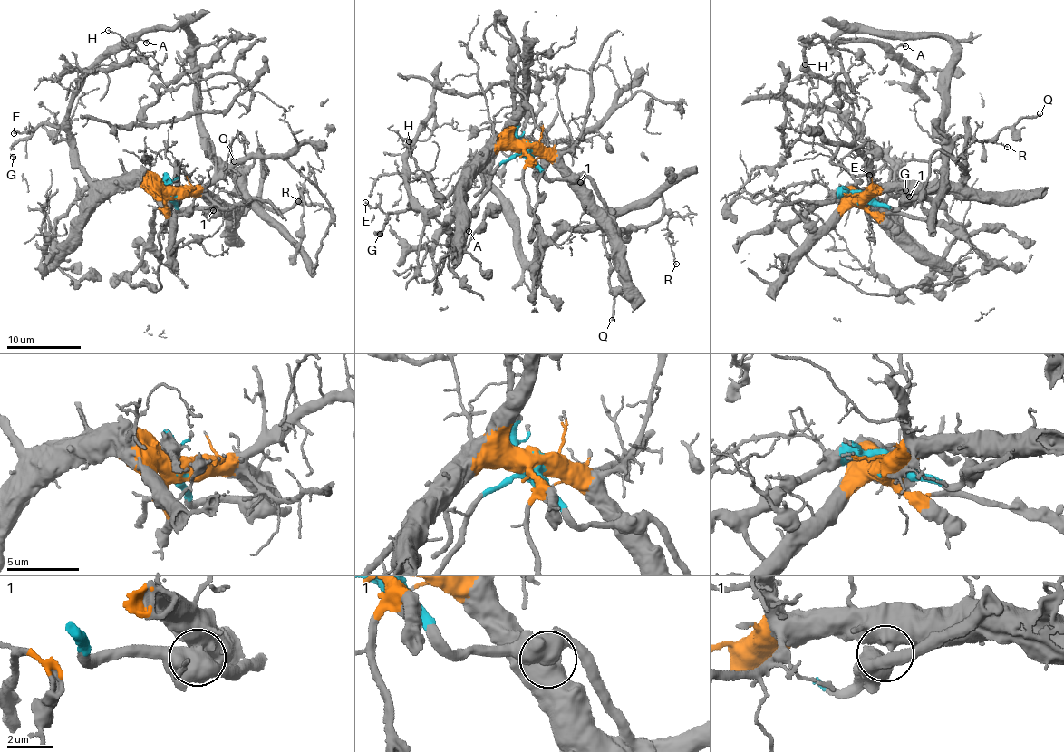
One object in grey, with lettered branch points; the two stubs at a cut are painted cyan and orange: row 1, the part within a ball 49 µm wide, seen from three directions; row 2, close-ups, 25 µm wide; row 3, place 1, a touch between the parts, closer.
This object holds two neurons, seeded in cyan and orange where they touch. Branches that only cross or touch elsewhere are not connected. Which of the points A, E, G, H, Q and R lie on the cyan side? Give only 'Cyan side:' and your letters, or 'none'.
Cyan side: A, Q

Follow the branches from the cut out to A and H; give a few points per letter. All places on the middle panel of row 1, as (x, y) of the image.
A: (526, 148), (546, 179), (586, 178), (612, 212), (531, 264), (478, 157), (452, 221), (469, 231)
H: (526, 148), (500, 149), (429, 210), (412, 196), (404, 169), (407, 145), (430, 107), (431, 135), (408, 142)

